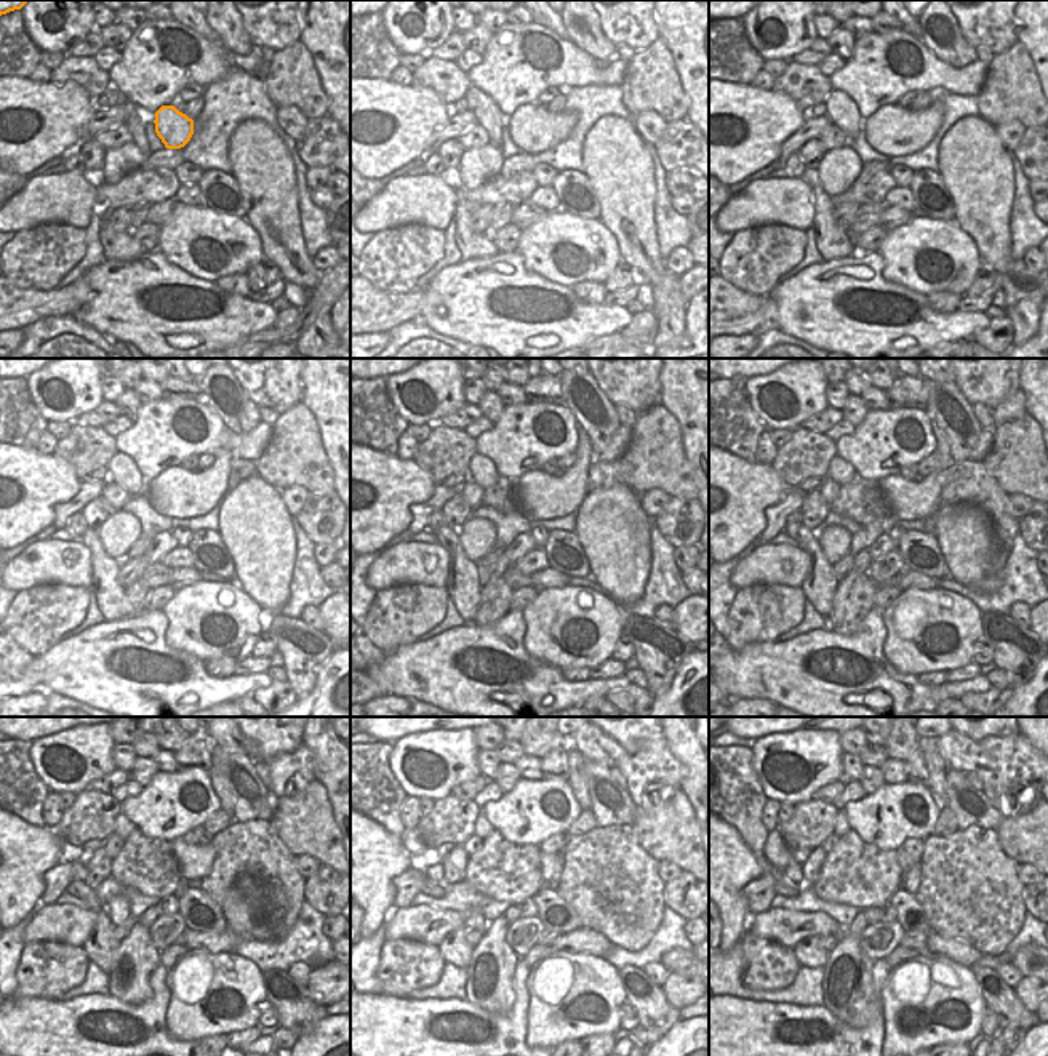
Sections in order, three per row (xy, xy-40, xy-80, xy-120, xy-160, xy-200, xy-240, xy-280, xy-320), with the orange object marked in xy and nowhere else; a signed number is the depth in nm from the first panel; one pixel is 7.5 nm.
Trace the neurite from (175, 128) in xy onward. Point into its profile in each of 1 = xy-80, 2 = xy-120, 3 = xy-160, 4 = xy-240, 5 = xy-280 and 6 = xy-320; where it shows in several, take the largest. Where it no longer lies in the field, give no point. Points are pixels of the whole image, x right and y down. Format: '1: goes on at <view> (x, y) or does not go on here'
1: goes on at xy-80 (893, 132)
2: goes on at xy-120 (178, 493)
3: goes on at xy-160 (541, 496)
4: goes on at xy-240 (196, 863)
5: goes on at xy-280 (575, 760)
6: goes on at xy-320 (936, 767)

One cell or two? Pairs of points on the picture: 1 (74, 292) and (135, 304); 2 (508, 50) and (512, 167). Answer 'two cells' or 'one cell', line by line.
1: two cells
2: two cells

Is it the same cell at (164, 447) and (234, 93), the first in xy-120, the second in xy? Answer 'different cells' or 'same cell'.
different cells

